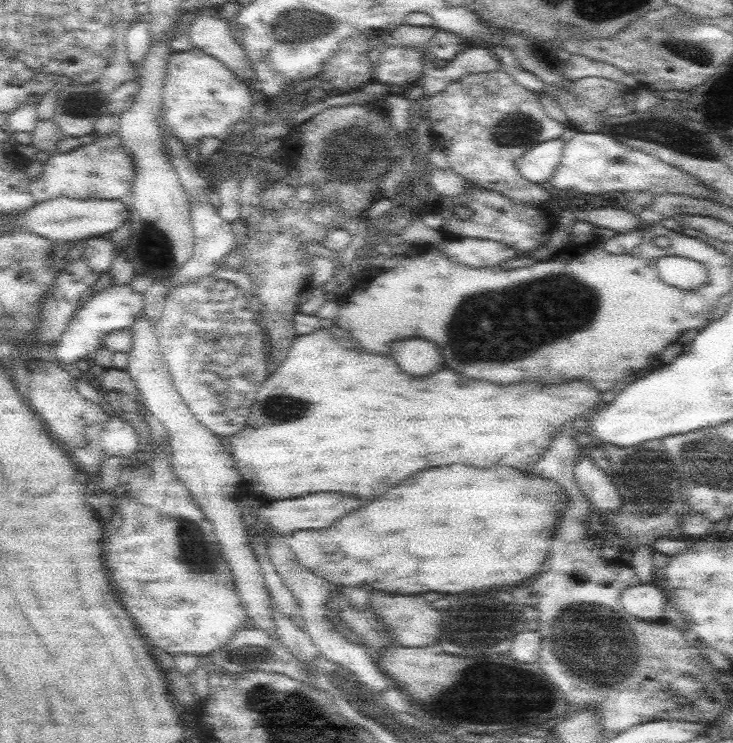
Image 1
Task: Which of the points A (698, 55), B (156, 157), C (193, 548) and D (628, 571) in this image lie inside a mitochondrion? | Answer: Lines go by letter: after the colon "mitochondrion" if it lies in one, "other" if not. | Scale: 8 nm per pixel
A: mitochondrion
B: other
C: mitochondrion
D: other

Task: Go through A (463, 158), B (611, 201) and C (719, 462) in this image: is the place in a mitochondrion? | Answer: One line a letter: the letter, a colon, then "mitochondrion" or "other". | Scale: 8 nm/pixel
A: other
B: other
C: mitochondrion

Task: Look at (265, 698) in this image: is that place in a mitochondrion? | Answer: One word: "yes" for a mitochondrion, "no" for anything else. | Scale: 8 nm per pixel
yes

